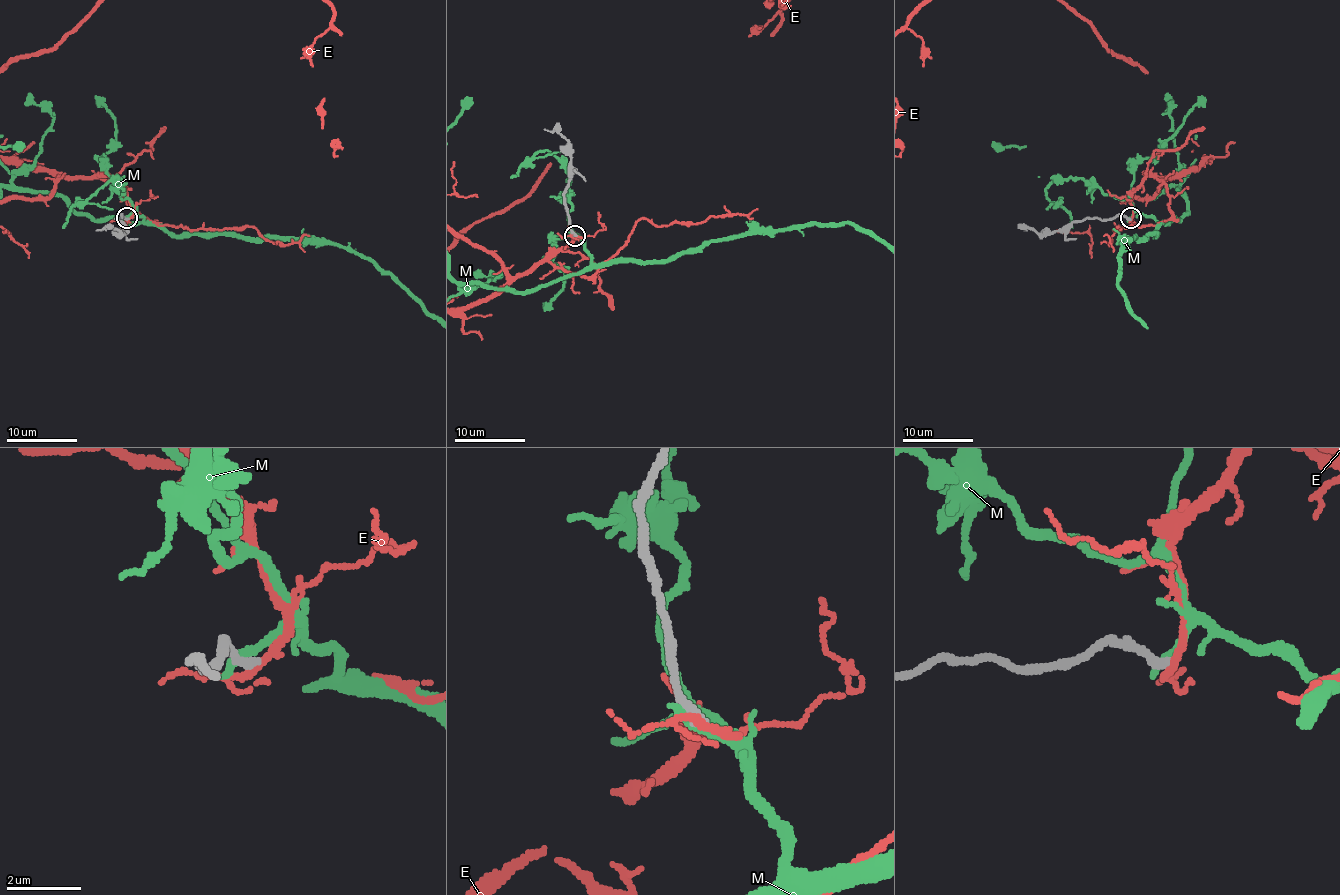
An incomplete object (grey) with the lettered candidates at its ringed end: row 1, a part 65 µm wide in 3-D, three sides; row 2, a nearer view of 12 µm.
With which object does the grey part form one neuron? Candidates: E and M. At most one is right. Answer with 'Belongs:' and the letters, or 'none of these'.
Belongs: none of these

